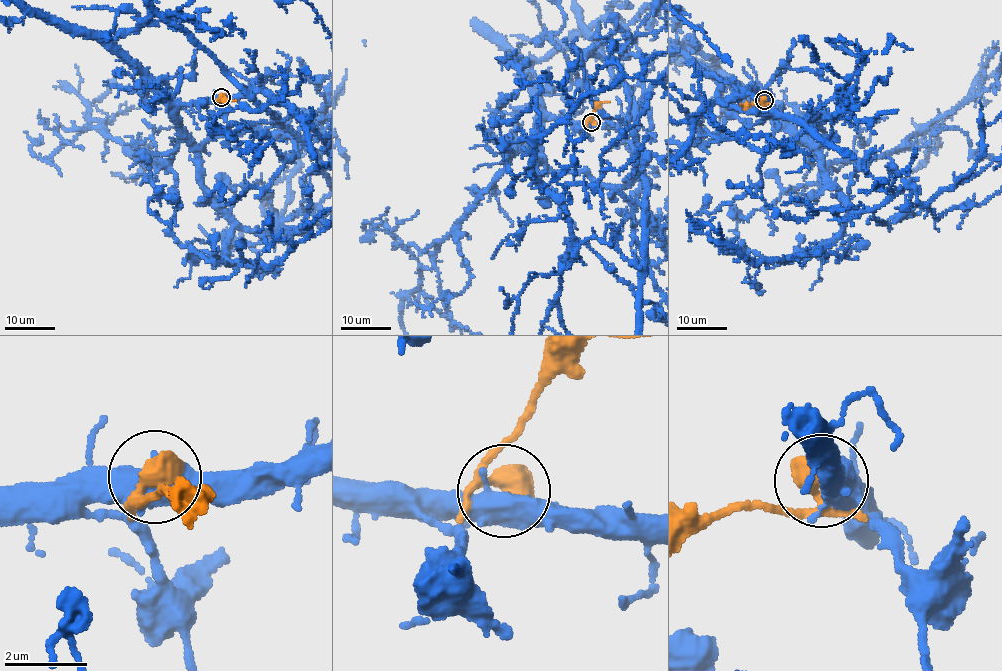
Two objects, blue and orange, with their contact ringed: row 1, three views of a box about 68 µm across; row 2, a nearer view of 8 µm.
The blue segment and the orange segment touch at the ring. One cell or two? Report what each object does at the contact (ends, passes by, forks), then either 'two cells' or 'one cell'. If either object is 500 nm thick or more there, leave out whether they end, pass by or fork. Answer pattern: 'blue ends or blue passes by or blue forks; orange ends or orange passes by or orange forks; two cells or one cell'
two cells

